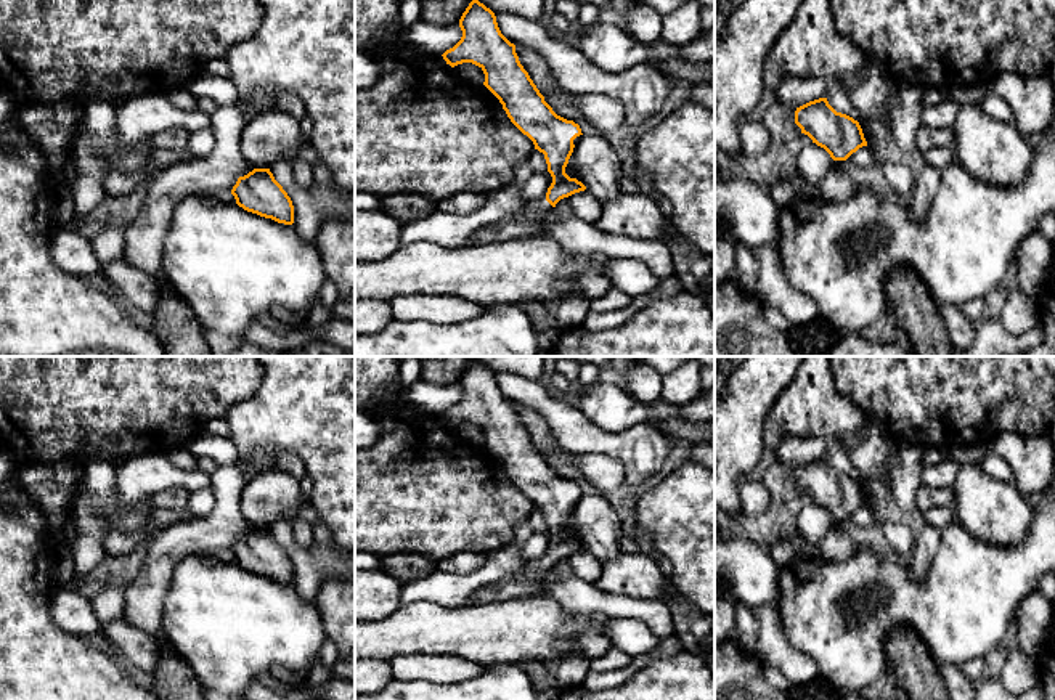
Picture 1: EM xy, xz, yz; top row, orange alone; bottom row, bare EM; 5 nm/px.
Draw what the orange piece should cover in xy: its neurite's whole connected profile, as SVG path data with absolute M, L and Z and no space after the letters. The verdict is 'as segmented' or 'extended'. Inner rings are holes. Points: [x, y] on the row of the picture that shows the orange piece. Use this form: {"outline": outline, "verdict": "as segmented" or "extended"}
{"outline": "M254 169L239 177L231 189L236 204L247 212L271 218L278 223L294 223L294 206L270 169Z", "verdict": "as segmented"}

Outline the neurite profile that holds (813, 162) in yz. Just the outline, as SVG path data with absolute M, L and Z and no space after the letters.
M811 143L798 154L795 167L808 181L821 185L833 169L833 159L824 148Z

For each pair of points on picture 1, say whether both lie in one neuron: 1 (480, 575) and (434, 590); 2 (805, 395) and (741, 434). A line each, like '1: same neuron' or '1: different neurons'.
1: same neuron
2: different neurons

